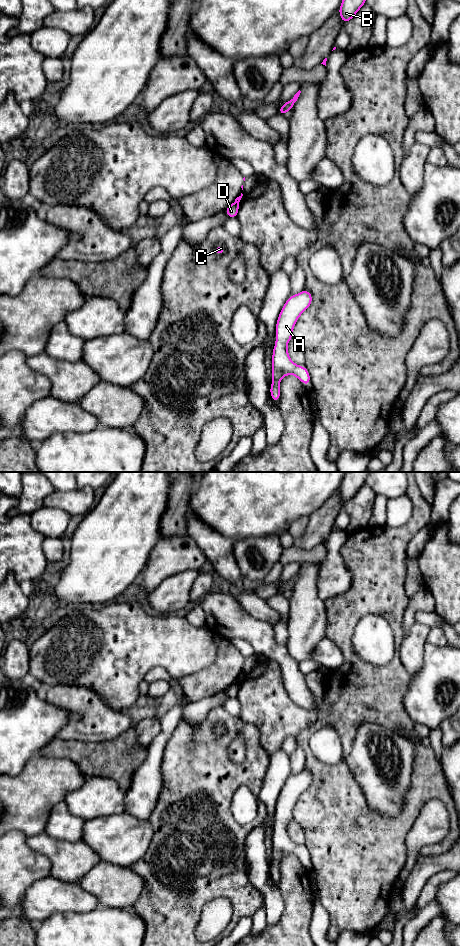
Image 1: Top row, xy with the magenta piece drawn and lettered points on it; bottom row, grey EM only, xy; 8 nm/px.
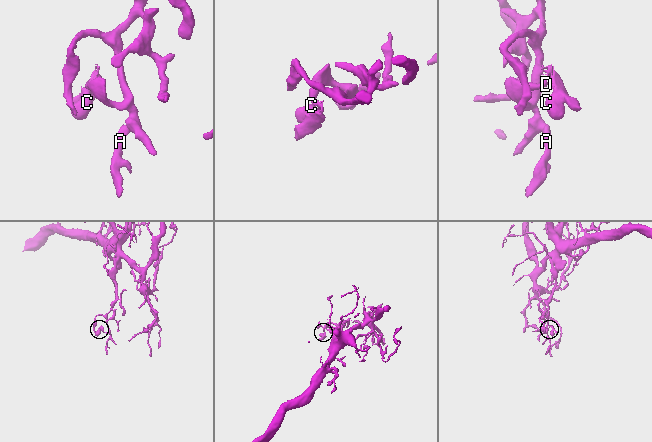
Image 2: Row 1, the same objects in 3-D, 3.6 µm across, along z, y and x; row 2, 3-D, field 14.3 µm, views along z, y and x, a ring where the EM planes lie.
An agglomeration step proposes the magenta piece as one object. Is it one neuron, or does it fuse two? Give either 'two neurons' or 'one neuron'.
two neurons

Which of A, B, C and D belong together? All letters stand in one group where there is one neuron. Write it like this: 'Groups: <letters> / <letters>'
Groups: A B D / C

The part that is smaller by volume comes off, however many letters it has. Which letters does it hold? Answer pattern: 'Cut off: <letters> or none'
Cut off: C

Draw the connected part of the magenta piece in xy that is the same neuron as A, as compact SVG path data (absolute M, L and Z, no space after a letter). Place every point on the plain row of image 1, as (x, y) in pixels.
M308 770L290 776L283 786L276 803L276 823L272 836L272 857L270 868L274 883L279 881L280 860L285 855L295 855L302 863L309 867L310 855L304 846L293 843L288 834L287 823L293 818L292 811L299 796L311 785L312 775Z

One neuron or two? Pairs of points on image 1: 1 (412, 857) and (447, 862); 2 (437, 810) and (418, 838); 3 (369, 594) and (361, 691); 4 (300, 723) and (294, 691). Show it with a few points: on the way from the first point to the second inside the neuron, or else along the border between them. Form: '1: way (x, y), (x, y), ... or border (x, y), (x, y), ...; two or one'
1: border (421, 856), (406, 878); two
2: way (433, 817), (433, 823), (425, 831); one
3: way (346, 618), (346, 647), (355, 667); one
4: border (284, 684), (288, 696), (296, 704), (313, 710); two

